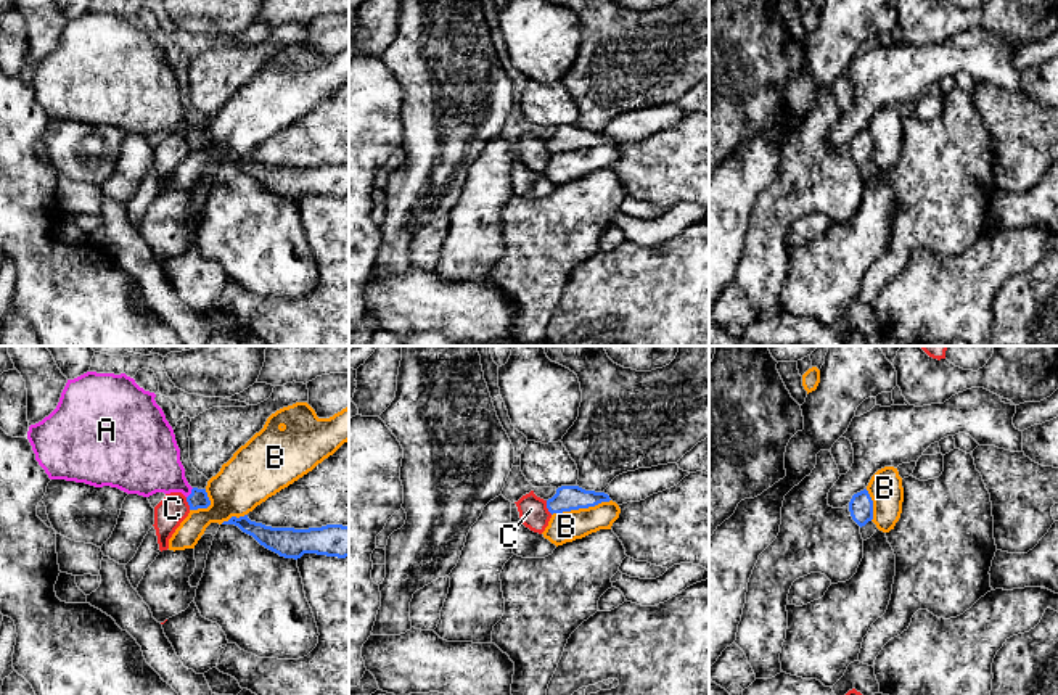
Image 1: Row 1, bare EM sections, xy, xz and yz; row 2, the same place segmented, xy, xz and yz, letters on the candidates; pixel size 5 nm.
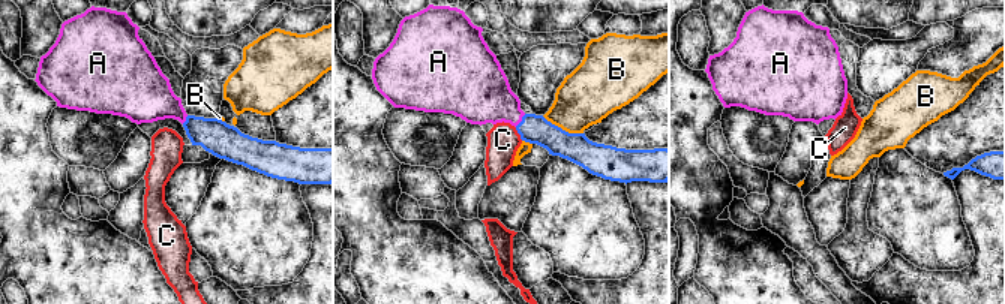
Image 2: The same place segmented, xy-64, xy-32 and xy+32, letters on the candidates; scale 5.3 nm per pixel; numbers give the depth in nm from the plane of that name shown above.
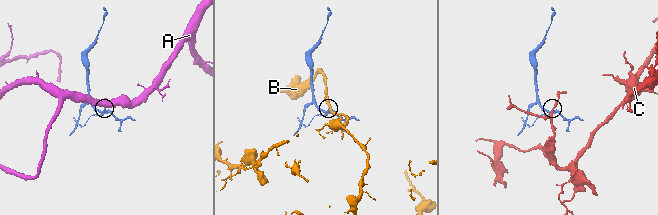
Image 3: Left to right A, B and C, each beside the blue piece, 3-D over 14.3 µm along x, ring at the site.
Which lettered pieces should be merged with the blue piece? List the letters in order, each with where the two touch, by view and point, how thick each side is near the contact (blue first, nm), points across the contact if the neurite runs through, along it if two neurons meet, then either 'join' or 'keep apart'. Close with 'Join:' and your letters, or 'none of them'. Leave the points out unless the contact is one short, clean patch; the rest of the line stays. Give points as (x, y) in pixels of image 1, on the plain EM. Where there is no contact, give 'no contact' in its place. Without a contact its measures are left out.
A: meets blue in xy at (192, 132); 100 nm thick on the blue side, 280 nm on the other; runs through xy (198, 139), (192, 132), (151, 103); join
B: meets blue in xz at (581, 147); 130 nm thick on the blue side, 150 nm on the other; border along xz (610, 139), (552, 155); keep apart
C: meets blue in xz at (547, 147); 130 nm thick on the blue side, 140 nm on the other; border along xz (545, 140), (545, 147), (552, 153); keep apart
Join: A

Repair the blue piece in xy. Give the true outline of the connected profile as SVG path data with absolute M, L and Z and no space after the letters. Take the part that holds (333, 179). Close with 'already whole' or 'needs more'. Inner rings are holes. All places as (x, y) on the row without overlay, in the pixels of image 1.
M248 154L232 156L222 164L235 164L252 175L260 185L285 198L301 198L304 193L349 196L349 166L326 164L322 167L294 169L272 167L251 161Z | already whole

